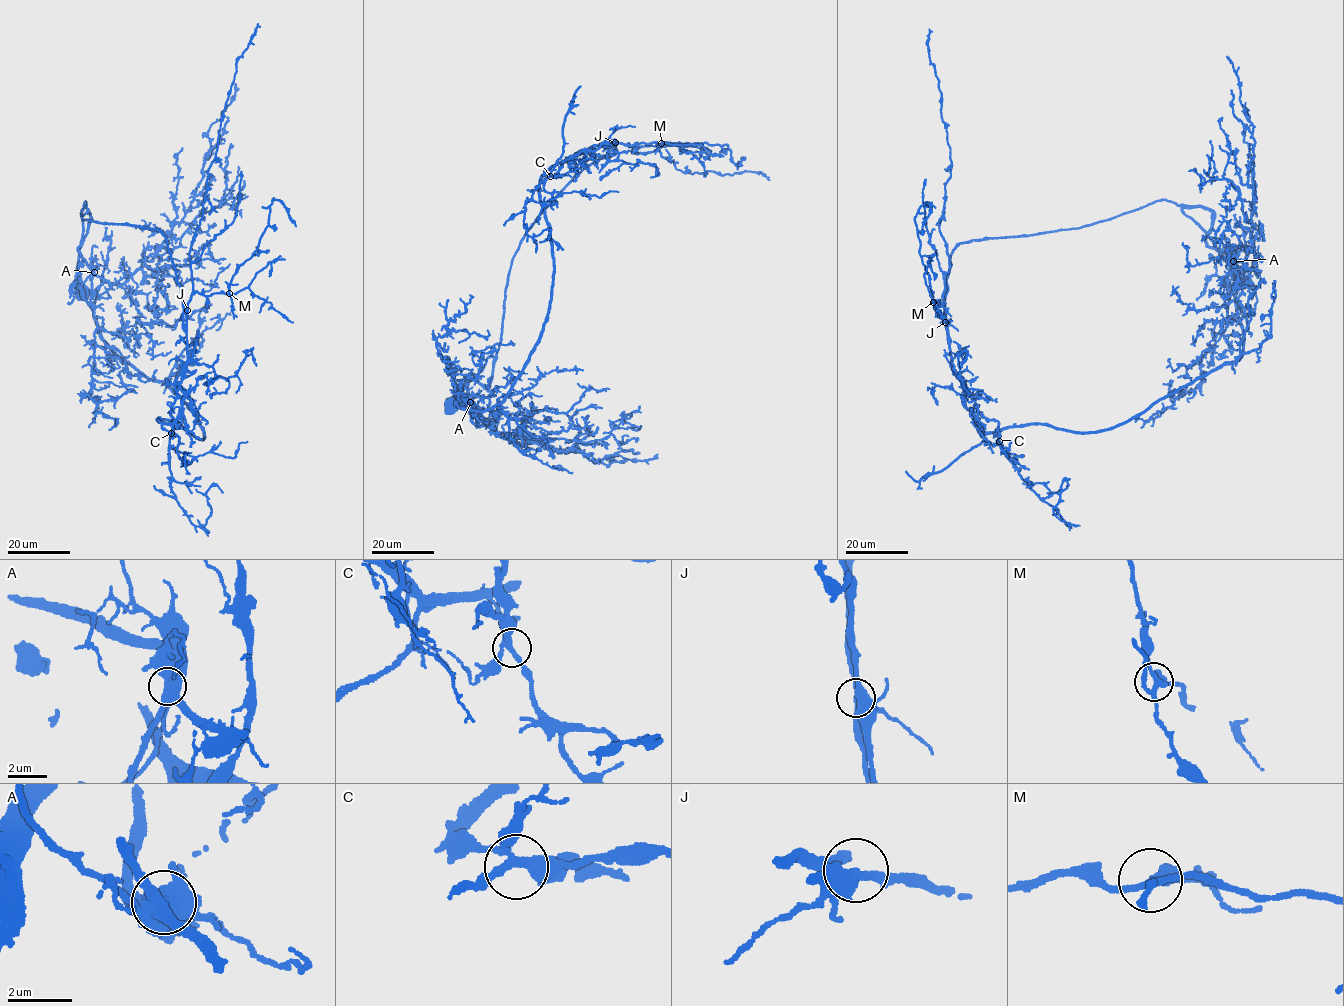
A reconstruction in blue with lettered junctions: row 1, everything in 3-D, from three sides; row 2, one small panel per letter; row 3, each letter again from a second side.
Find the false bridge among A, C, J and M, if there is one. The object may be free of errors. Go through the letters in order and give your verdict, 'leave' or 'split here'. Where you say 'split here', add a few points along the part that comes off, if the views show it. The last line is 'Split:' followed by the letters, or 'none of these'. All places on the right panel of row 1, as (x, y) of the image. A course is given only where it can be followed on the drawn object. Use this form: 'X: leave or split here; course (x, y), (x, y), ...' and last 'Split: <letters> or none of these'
A: split here; course (1233, 261), (1225, 280), (1242, 330), (1239, 359), (1114, 426), (985, 432), (961, 396), (927, 390)
C: leave
J: leave
M: leave
Split: A

